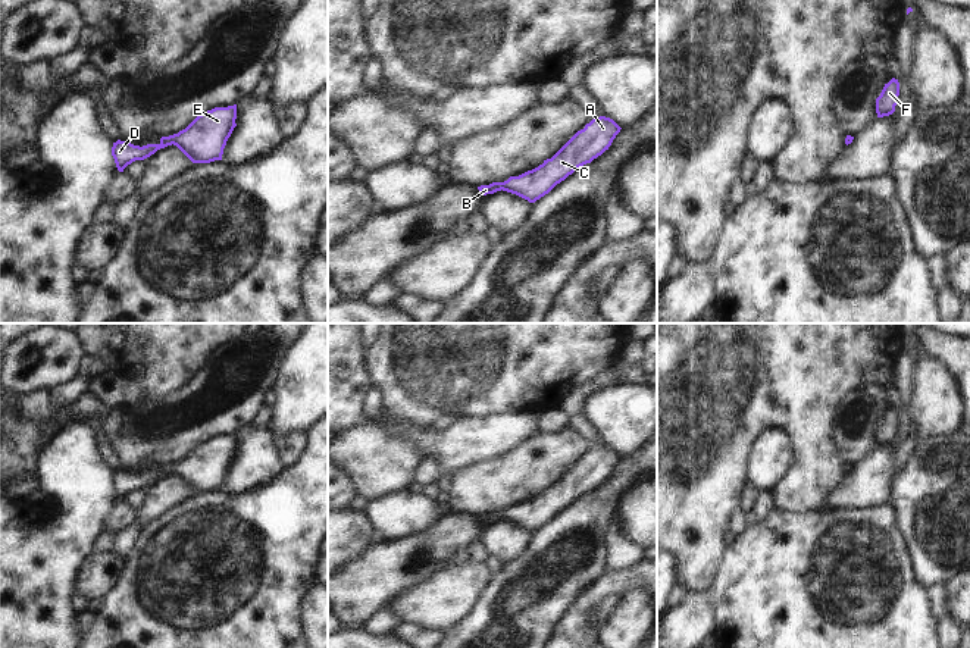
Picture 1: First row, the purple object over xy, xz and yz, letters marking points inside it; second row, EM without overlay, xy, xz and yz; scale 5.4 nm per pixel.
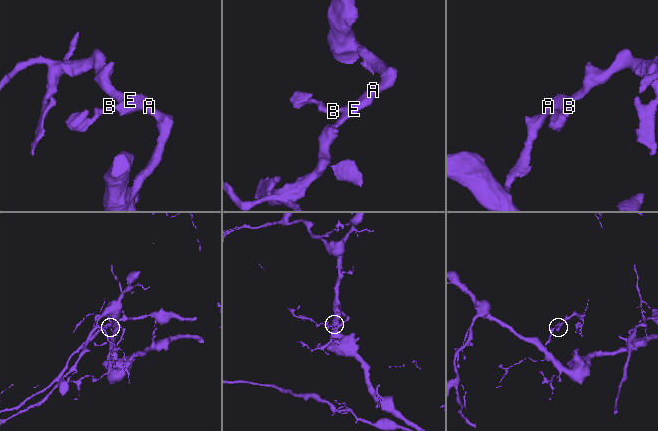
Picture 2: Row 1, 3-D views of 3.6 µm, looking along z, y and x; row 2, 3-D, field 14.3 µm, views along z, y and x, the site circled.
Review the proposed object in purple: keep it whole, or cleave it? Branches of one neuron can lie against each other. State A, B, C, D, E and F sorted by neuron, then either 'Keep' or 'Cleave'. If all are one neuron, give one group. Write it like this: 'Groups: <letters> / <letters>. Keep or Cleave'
Groups: A B C D E F. Keep

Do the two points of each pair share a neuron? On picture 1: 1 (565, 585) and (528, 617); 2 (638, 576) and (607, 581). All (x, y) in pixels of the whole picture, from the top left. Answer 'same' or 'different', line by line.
1: same
2: same

